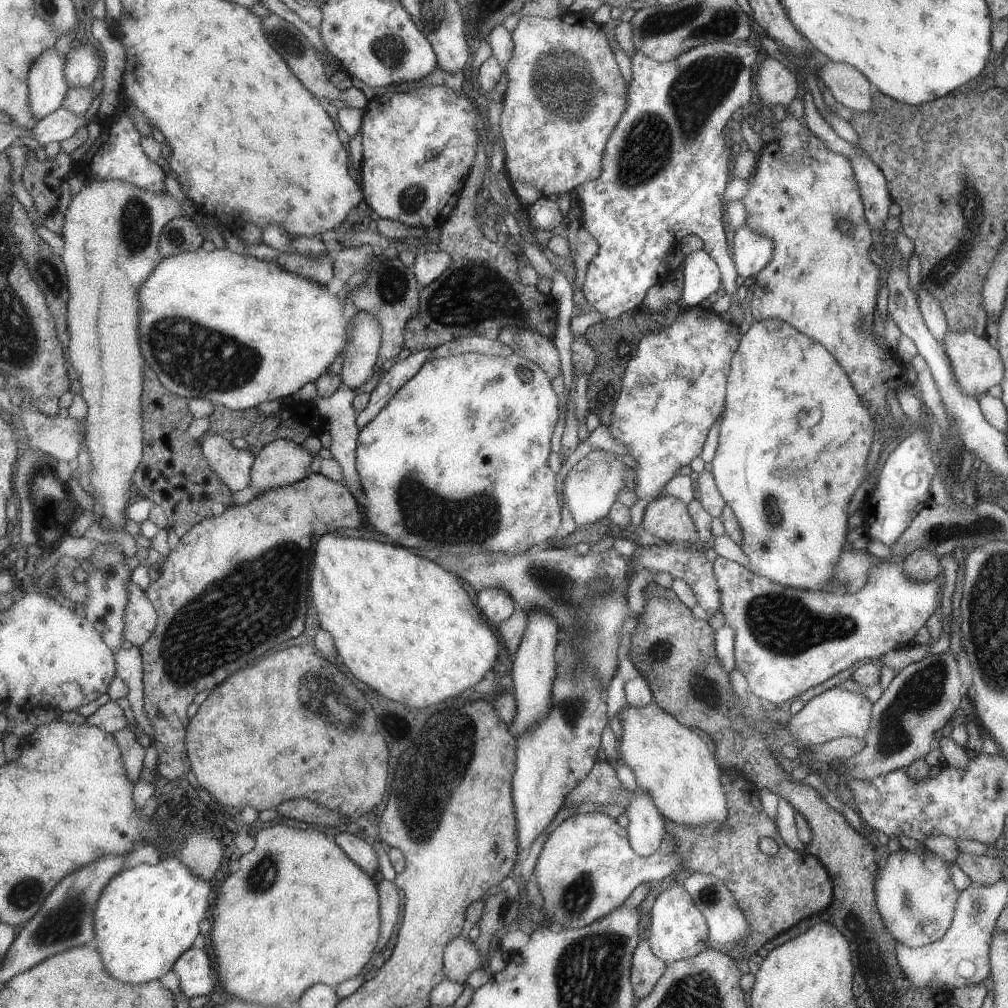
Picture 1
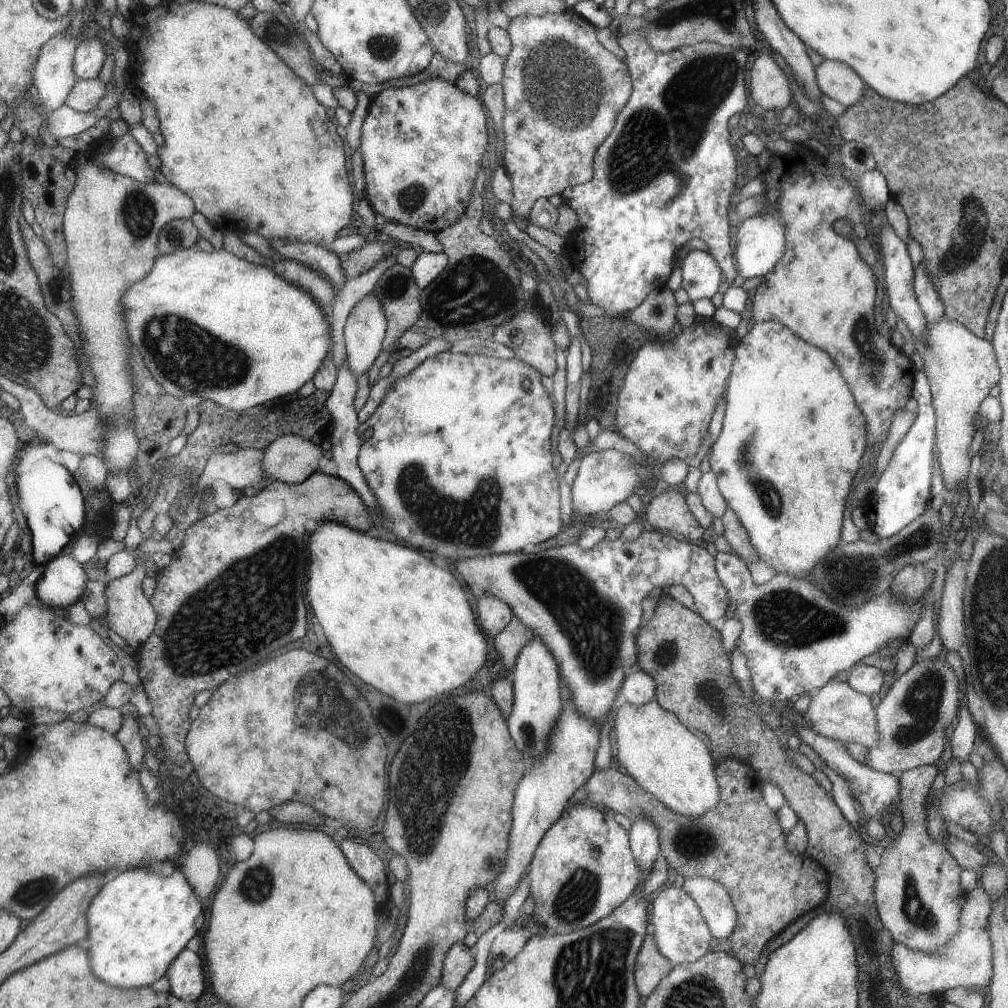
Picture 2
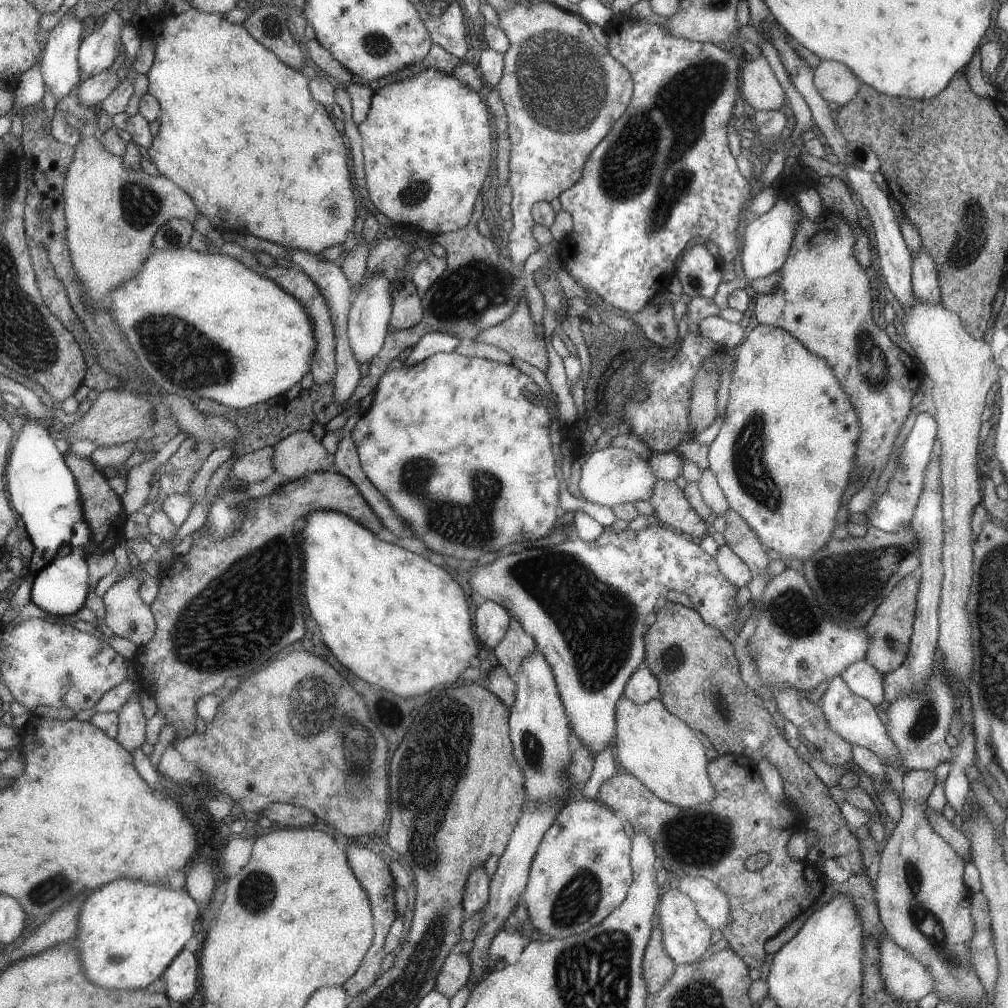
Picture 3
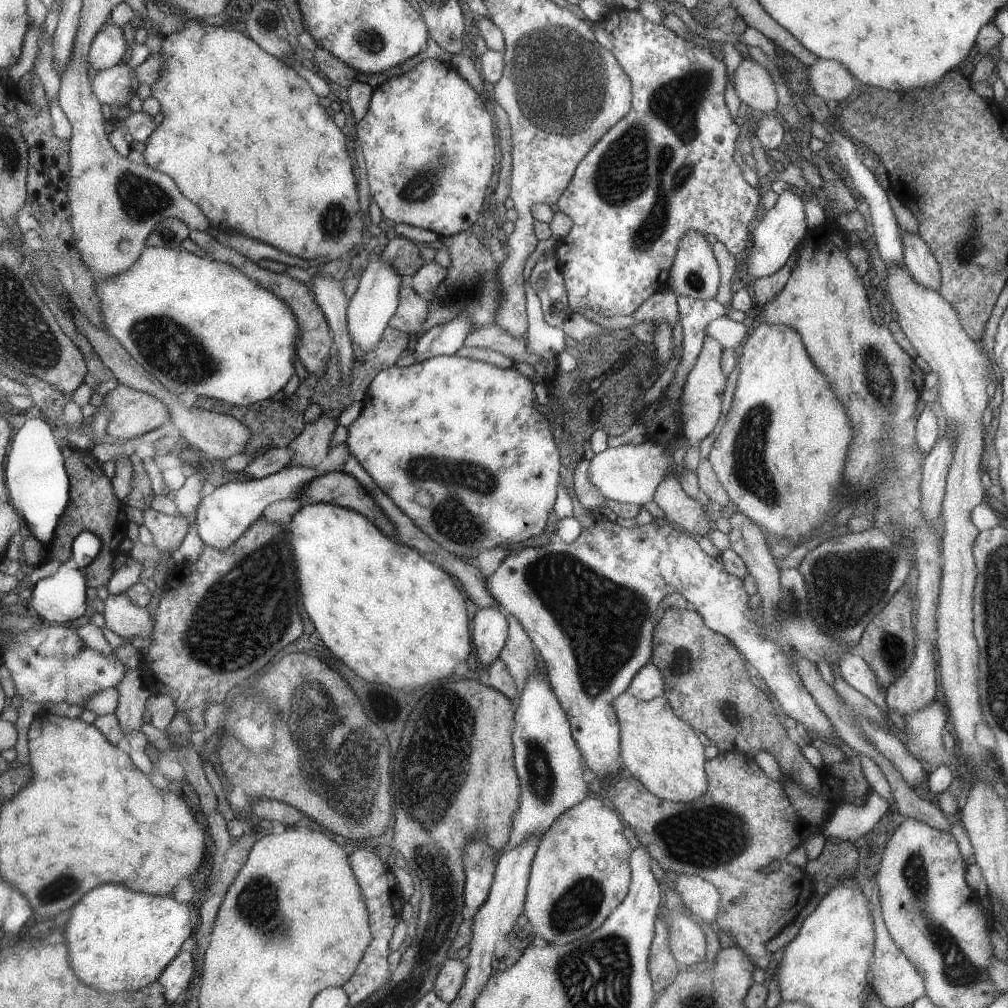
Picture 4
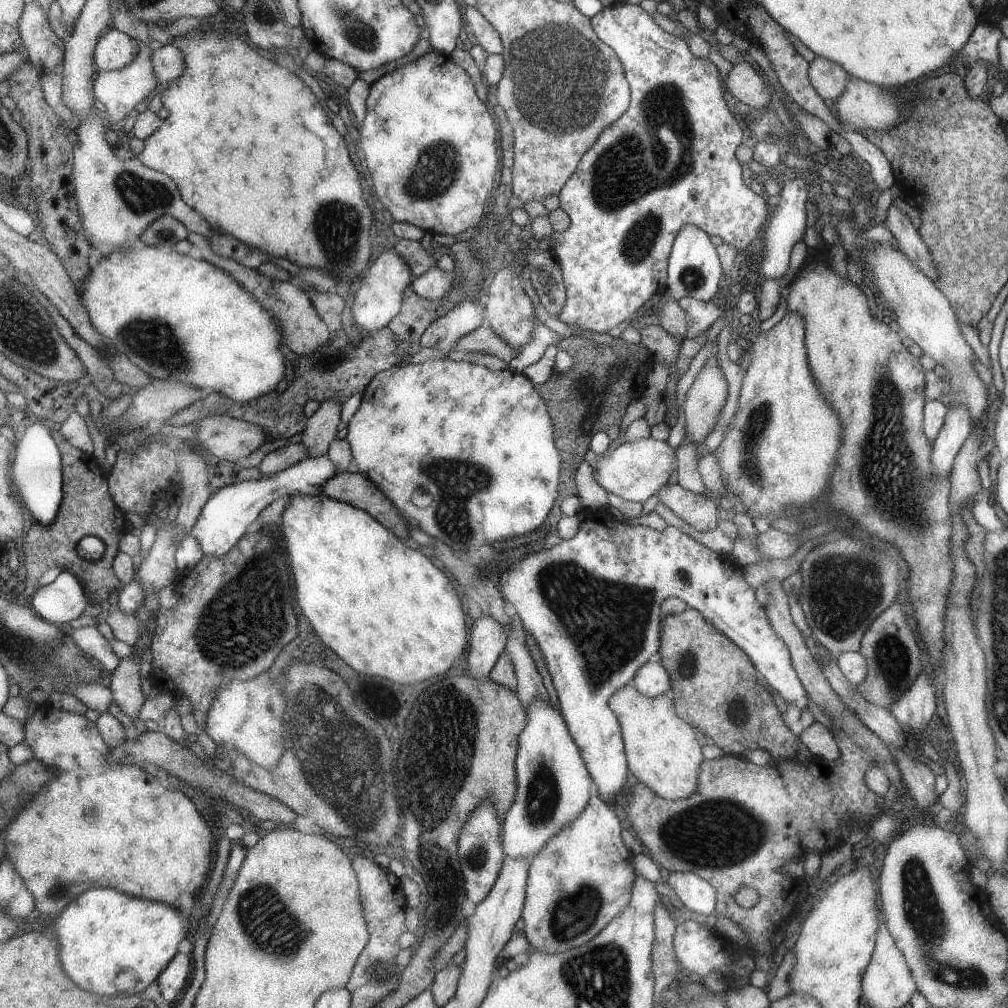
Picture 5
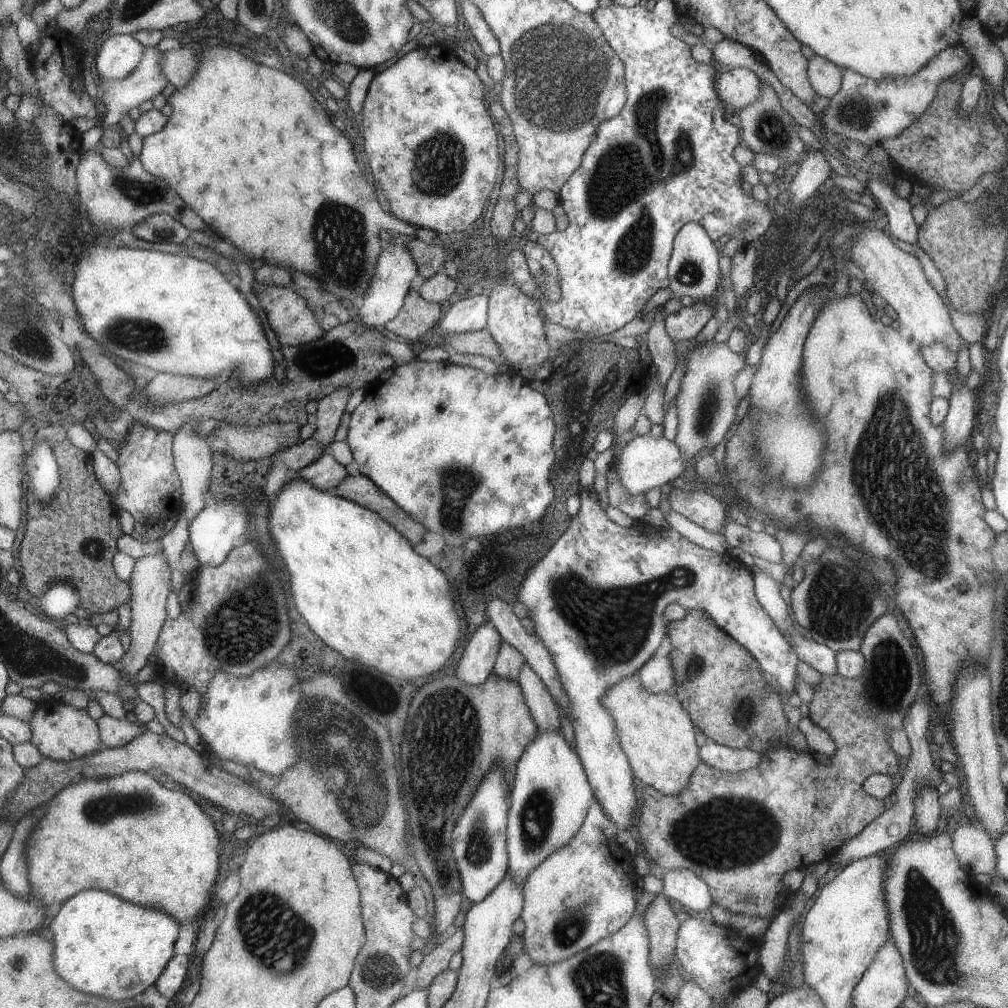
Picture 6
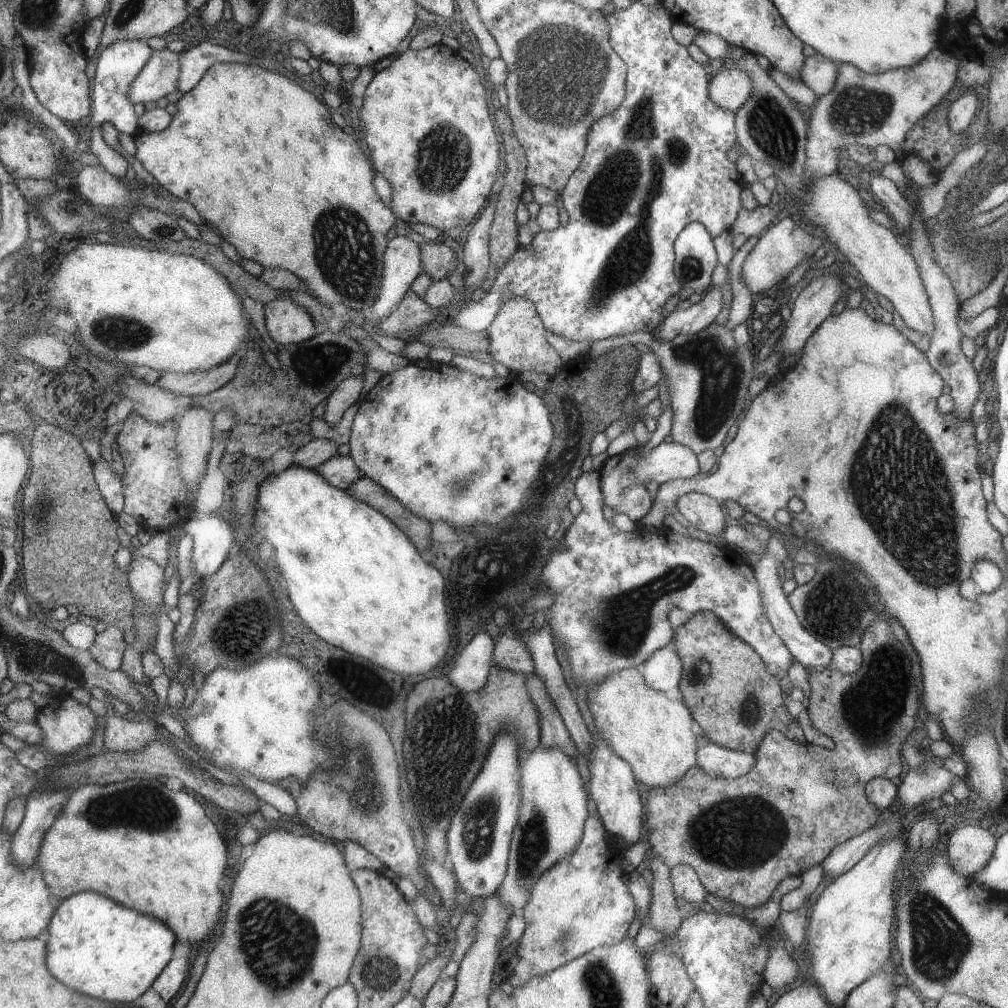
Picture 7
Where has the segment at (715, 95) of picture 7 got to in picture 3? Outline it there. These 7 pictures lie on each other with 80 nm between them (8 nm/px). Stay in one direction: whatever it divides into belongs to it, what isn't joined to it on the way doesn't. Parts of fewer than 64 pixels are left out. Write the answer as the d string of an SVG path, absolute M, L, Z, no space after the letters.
M762 54L742 70L743 99L755 111L778 110L786 101L783 89Z

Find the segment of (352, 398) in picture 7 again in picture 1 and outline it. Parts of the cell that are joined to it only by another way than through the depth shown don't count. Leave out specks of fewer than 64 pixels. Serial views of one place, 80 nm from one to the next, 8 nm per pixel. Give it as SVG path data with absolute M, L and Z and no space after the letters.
M272 440L254 456L249 471L249 485L257 488L256 495L271 487L293 486L306 477L305 470L314 458L315 456L292 440Z

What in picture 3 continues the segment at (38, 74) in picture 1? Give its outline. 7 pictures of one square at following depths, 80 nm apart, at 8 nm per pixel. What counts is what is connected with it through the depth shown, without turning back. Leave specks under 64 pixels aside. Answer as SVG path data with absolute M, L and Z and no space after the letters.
M66 14L50 32L50 38L44 47L41 74L43 74L46 88L49 88L49 92L57 98L57 102L69 96L84 79L78 62L79 50L85 38L83 34L83 21L79 20L75 14Z

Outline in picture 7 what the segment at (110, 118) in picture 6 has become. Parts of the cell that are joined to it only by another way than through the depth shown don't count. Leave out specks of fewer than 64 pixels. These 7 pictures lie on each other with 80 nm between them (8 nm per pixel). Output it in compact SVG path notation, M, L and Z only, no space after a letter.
M163 49L151 51L145 66L139 71L139 76L128 92L128 97L135 103L155 102L166 94L177 89L179 76L179 53Z

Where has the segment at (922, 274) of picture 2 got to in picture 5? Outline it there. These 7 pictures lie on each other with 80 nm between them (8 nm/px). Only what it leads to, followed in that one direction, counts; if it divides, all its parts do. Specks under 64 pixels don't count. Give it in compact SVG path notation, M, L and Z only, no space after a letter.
M889 205L883 226L889 230L897 241L897 248L933 282L937 280L937 272L928 248L921 240L917 229L911 225L907 215L899 207Z

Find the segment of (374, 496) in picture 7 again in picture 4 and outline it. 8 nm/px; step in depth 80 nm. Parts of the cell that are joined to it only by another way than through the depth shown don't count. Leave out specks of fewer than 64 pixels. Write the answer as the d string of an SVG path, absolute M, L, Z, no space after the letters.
M331 471L315 476L311 482L307 482L299 490L295 500L299 501L299 506L331 504L345 510L353 510L373 523L388 538L396 537L395 528L391 526L391 522L383 516L383 512L375 506L375 502L359 486L359 482L353 476L341 471Z

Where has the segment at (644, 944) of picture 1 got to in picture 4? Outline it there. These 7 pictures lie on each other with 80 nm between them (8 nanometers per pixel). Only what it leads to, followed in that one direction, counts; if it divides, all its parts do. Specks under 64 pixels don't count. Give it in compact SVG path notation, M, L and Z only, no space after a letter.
M663 916L655 922L655 937L650 945L649 972L655 993L661 993L677 976L680 966L667 946L667 923Z

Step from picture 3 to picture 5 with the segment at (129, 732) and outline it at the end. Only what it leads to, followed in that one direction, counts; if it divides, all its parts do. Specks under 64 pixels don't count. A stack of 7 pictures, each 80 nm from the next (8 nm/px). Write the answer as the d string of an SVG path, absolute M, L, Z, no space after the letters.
M133 647L131 656L124 658L121 664L112 669L113 676L110 688L113 691L114 702L117 703L133 719L139 716L139 708L144 701L139 676L139 648Z

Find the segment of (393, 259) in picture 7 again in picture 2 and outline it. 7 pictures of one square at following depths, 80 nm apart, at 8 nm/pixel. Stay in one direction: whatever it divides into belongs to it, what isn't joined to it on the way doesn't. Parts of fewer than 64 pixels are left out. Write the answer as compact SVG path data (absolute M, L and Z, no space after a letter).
M369 291L352 306L343 327L345 362L356 379L372 365L386 331L386 316L380 300Z

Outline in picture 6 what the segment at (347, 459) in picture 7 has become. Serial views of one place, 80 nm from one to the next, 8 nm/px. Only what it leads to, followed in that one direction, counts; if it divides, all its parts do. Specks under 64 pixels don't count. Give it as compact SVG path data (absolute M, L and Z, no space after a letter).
M323 454L294 473L294 479L303 479L319 490L332 491L348 474L345 467L339 464L330 454Z

